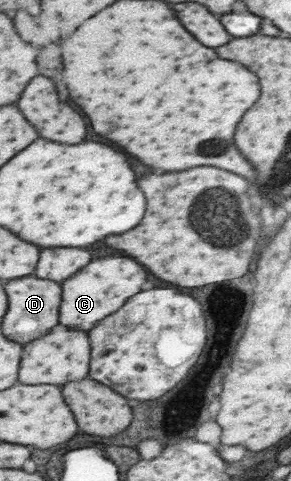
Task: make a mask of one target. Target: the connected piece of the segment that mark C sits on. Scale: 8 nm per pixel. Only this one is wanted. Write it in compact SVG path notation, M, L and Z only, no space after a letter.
M105 257L91 261L79 273L71 275L63 287L63 301L61 301L61 325L69 325L69 329L89 331L107 315L115 313L131 295L143 289L147 281L147 271L129 257Z

